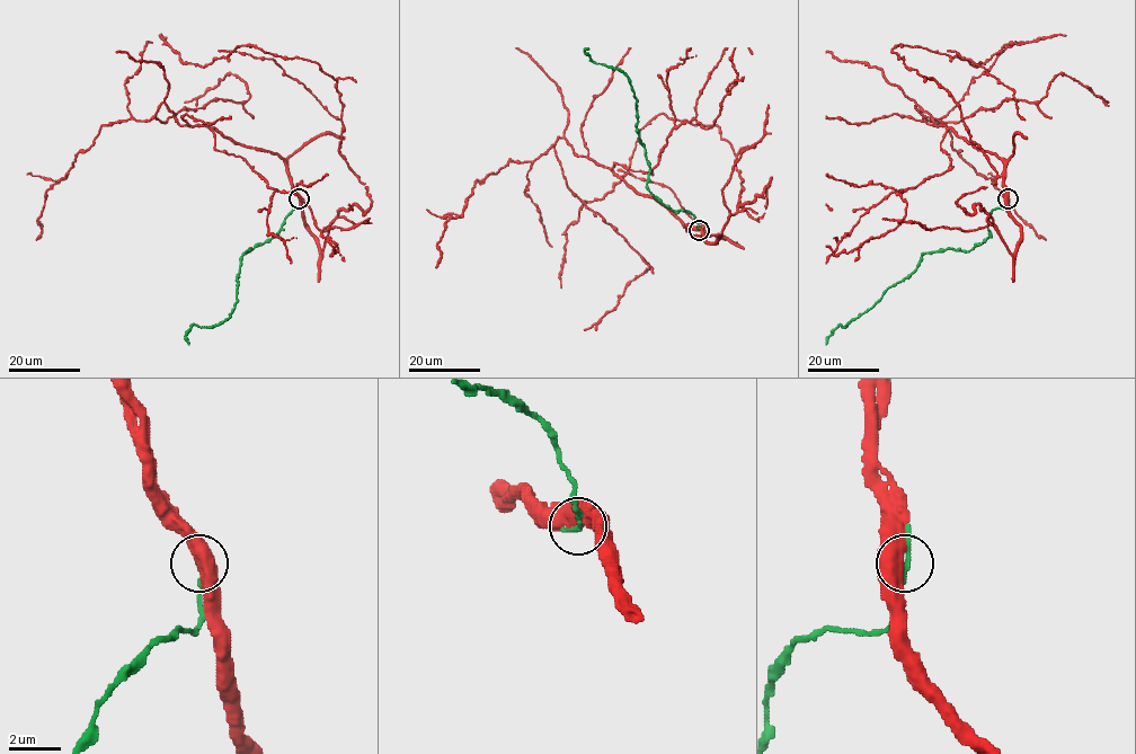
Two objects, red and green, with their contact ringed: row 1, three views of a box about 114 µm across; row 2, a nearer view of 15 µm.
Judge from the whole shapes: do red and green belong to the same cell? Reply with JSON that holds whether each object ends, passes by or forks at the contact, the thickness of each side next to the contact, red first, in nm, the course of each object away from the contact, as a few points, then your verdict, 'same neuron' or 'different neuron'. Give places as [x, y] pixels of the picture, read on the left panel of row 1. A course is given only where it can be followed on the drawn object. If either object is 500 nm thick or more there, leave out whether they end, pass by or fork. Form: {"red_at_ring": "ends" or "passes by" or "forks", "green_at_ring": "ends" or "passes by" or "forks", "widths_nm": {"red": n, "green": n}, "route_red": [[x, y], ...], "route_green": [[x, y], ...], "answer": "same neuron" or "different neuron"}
{"red_at_ring": "passes by", "green_at_ring": "passes by", "widths_nm": {"red": 460, "green": 200}, "route_red": [[299, 198], [321, 256], [340, 210], [371, 207], [339, 150], [337, 81], [229, 52], [272, 59], [339, 120]], "route_green": [[299, 198], [275, 236], [241, 256], [231, 316], [211, 327], [193, 324], [185, 336], [188, 344]], "answer": "same neuron"}

